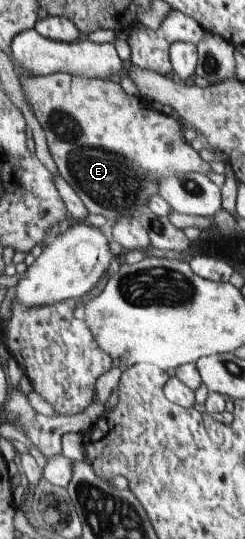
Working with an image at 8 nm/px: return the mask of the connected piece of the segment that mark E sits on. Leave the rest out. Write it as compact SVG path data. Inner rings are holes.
M20 69L16 70L16 77L20 81L23 95L26 97L30 108L35 113L36 120L40 123L42 130L44 130L49 152L52 159L56 162L57 171L62 174L62 177L71 185L71 188L78 195L78 198L86 206L89 213L96 213L106 217L109 223L118 221L121 217L137 218L141 213L149 211L148 200L152 196L158 196L159 181L165 175L173 175L174 173L202 173L206 174L211 171L210 162L206 162L200 158L198 151L192 148L192 145L186 141L184 137L185 125L179 119L173 119L172 116L158 112L149 105L145 98L141 96L127 95L120 84L112 82L110 79L102 80L101 78L84 78L78 75L69 75L68 73L56 73L44 76L32 76L26 78L20 74Z

